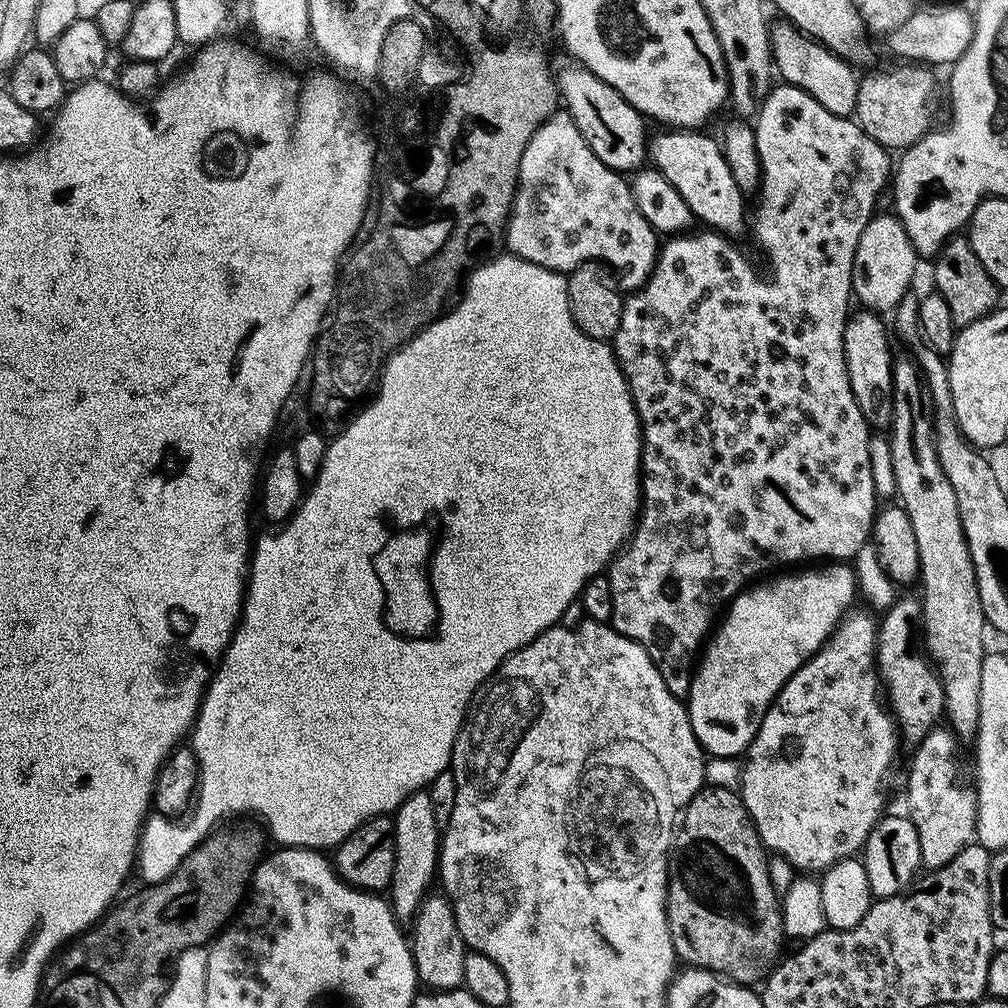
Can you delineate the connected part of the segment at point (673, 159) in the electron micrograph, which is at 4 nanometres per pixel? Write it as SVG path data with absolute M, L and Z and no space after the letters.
M660 130L650 140L650 160L659 172L682 194L686 206L690 206L693 217L709 229L723 232L725 236L735 237L740 227L745 227L745 193L734 182L730 166L726 162L719 139L703 136L700 130Z

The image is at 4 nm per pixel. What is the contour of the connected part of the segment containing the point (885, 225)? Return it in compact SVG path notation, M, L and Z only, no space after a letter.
M873 215L868 221L862 238L858 238L858 250L852 267L852 295L863 307L877 314L891 313L909 295L912 275L916 272L918 257L906 230L895 215Z

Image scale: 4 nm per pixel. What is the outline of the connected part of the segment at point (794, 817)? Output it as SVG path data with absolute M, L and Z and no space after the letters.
M865 610L866 612L856 611L849 611L845 615L844 619L836 625L832 635L828 637L828 641L788 679L786 686L782 686L782 690L772 699L772 704L766 710L755 738L748 743L748 750L742 756L738 791L740 797L744 799L752 825L758 830L760 840L769 853L777 852L778 855L785 856L788 859L785 861L792 868L804 874L823 873L831 864L855 857L863 849L864 843L868 841L870 830L874 830L880 817L885 815L884 803L887 802L888 796L884 791L887 790L888 779L892 776L896 747L902 744L901 737L898 735L898 725L882 695L882 685L876 671L877 617L868 610Z

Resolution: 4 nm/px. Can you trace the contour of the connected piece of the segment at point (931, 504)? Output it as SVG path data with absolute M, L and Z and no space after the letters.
M912 358L897 359L893 363L891 430L890 454L893 455L896 479L895 495L910 518L910 526L914 526L914 538L918 538L918 588L924 591L922 632L926 637L926 652L934 661L944 687L947 723L957 737L972 738L979 729L979 687L986 655L986 621L982 598L978 598L974 562L966 546L962 518L958 518L958 502L954 502L954 490L946 474L942 474L942 466L938 462L932 437L932 405L928 389L924 387L924 378Z

